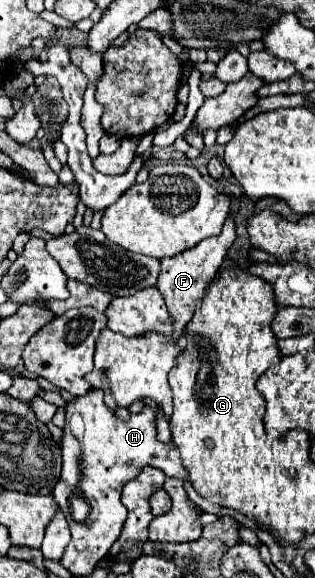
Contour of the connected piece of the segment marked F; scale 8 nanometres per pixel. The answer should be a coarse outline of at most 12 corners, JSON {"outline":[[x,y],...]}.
{"outline":[[222,234],[162,258],[158,290],[170,308],[174,340],[236,238]]}

